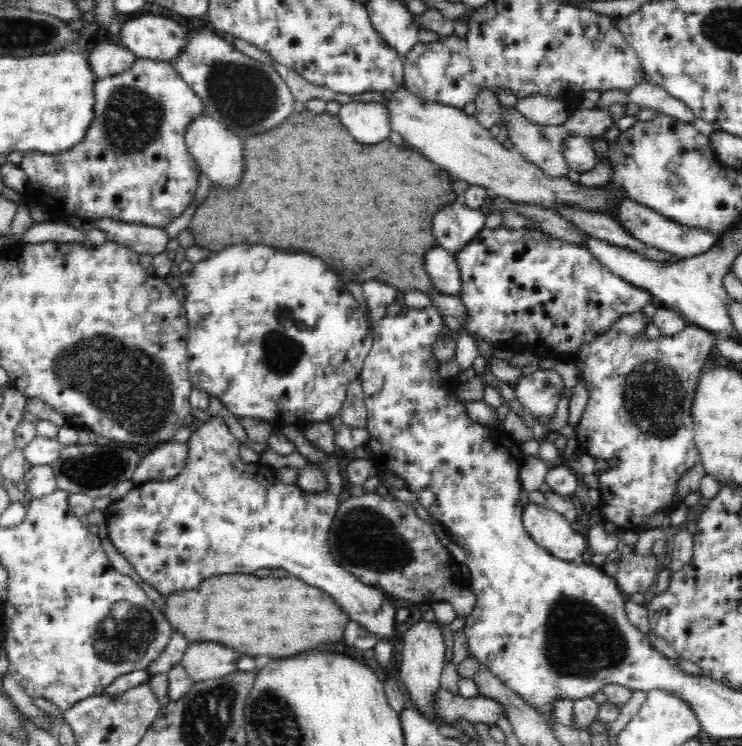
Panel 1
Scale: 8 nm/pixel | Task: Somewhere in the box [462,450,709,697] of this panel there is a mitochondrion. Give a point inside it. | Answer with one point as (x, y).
(581, 640)

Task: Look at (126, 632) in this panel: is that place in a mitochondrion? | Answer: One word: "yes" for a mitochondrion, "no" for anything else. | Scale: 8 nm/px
yes

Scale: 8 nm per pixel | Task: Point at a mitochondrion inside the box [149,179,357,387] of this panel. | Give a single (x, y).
(282, 352)

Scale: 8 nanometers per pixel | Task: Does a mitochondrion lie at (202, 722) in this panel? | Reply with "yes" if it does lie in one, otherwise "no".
yes

